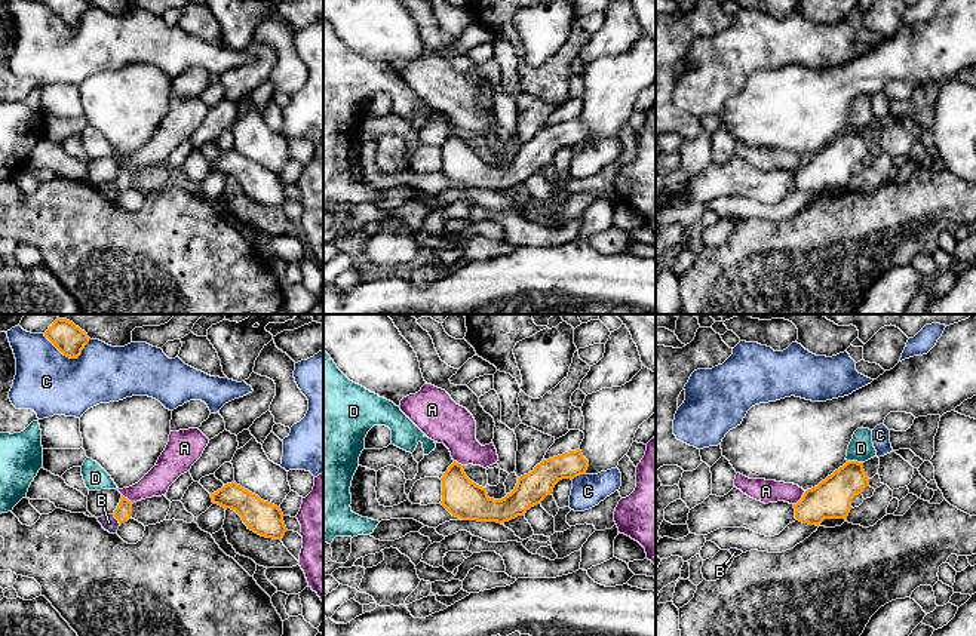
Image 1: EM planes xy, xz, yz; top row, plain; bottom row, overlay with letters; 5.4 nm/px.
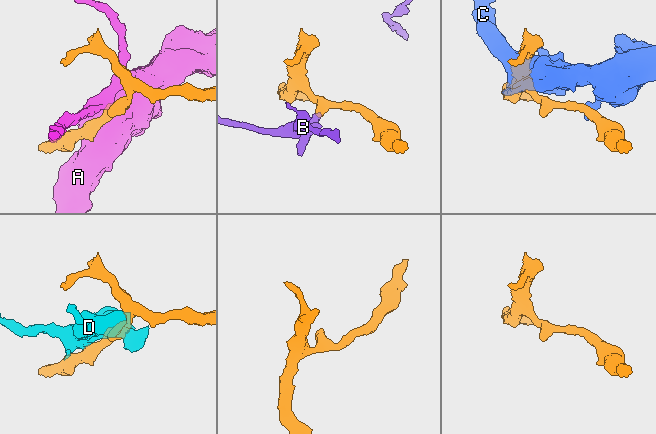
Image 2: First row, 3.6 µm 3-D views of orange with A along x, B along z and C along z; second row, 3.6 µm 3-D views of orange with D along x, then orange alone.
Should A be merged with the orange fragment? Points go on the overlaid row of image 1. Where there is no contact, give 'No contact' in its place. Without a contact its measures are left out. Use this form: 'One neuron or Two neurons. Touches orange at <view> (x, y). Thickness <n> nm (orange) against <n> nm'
Two neurons. Touches orange at yz (801, 498). Thickness 220 nm (orange) against 130 nm

